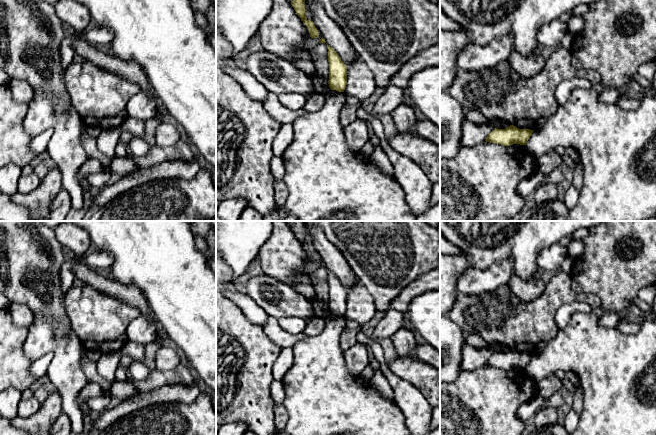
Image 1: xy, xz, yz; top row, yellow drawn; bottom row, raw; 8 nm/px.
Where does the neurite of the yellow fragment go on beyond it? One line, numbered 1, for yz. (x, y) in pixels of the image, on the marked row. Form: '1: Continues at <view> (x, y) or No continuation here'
1: No continuation here

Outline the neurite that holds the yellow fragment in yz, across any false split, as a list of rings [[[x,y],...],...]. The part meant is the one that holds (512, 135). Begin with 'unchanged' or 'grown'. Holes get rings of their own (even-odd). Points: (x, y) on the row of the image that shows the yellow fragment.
unchanged | [[[510,125],[505,129],[495,128],[486,138],[486,142],[502,144],[510,146],[513,144],[526,145],[533,130],[519,129],[516,126]]]

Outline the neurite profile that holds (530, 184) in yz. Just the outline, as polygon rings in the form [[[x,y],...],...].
[[[537,171],[528,178],[524,179],[517,186],[517,193],[523,198],[526,198],[531,192],[535,192],[536,189],[543,183],[544,174]]]

